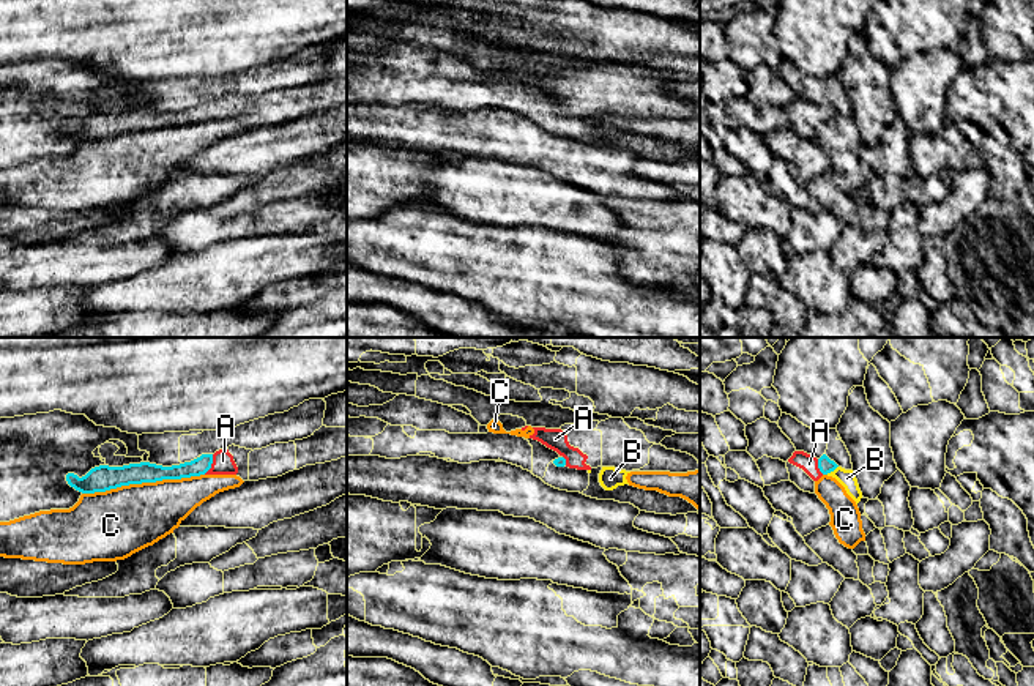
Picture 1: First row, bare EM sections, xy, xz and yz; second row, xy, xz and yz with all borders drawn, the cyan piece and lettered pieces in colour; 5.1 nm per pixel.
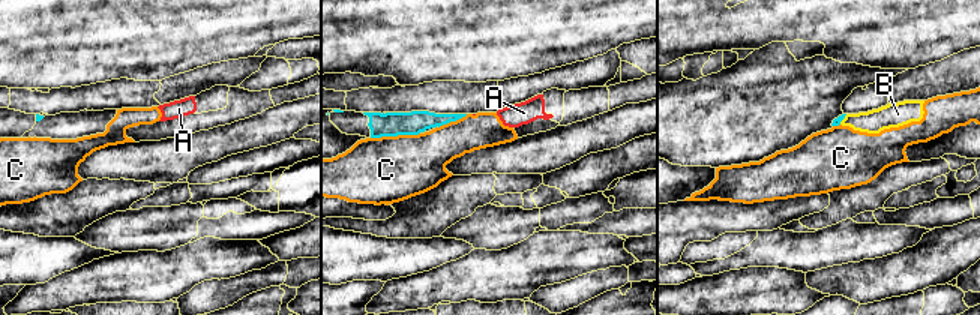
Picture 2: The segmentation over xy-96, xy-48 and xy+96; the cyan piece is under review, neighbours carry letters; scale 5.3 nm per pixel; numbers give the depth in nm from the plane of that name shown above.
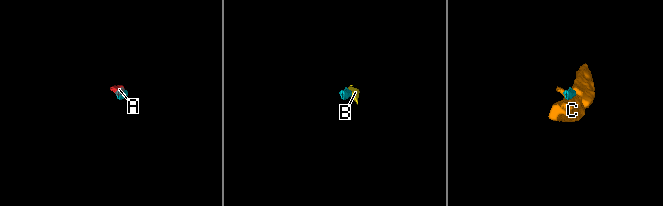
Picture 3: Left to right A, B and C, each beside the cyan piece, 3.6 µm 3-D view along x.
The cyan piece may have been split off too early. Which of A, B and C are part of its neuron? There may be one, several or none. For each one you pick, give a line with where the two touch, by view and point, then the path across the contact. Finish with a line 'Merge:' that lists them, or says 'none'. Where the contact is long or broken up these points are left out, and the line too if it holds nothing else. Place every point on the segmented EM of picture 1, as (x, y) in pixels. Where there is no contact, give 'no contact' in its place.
A: xy (212, 462)
Merge: A

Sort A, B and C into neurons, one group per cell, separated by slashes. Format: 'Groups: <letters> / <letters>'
Groups: A / B C

